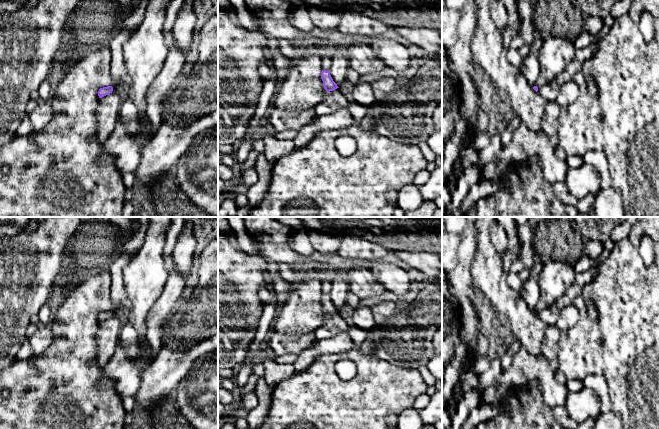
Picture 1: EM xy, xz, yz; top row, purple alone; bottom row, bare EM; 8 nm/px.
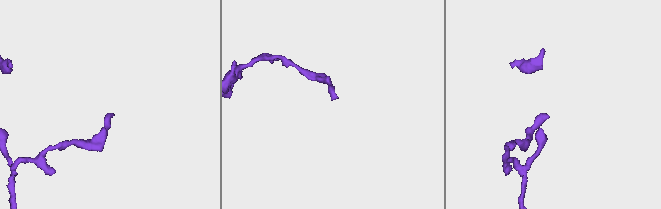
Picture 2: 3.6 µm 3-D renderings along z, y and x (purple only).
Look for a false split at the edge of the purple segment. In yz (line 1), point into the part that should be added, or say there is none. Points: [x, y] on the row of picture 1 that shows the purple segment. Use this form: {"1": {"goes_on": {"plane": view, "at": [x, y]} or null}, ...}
{"1": {"goes_on": {"plane": "yz", "at": [550, 91]}}}

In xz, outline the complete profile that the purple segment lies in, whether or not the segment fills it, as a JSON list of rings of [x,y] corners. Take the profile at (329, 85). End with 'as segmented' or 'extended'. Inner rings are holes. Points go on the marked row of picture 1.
[[[322,70],[321,79],[327,91],[324,100],[315,108],[316,116],[332,114],[342,108],[348,108],[350,99],[342,94],[337,84],[333,81],[330,71]]]; extended

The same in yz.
[[[574,58],[566,68],[545,86],[534,86],[533,89],[547,101],[556,101],[559,90],[563,84],[573,80],[576,73],[582,68],[582,63]]]; extended

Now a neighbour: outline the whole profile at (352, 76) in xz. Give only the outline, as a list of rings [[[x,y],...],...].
[[[349,68],[346,73],[346,81],[348,81],[352,85],[356,85],[358,84],[360,76],[361,75],[358,72]]]

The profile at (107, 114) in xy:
[[[114,90],[109,95],[99,98],[96,110],[97,131],[96,135],[100,143],[105,142],[114,130],[118,121],[122,99]]]

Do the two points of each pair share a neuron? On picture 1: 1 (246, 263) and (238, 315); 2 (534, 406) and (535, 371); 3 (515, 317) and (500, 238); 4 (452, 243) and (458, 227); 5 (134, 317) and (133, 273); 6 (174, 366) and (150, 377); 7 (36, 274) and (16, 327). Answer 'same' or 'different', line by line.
1: same
2: different
3: different
4: different
5: same
6: same
7: same

